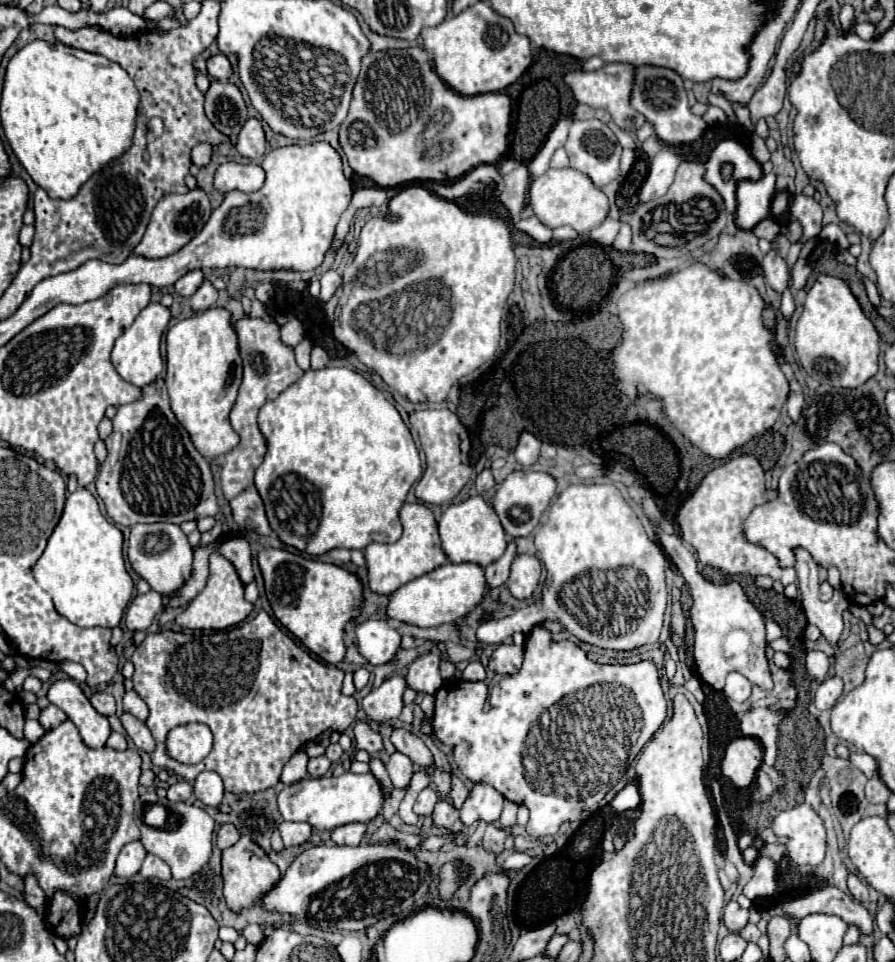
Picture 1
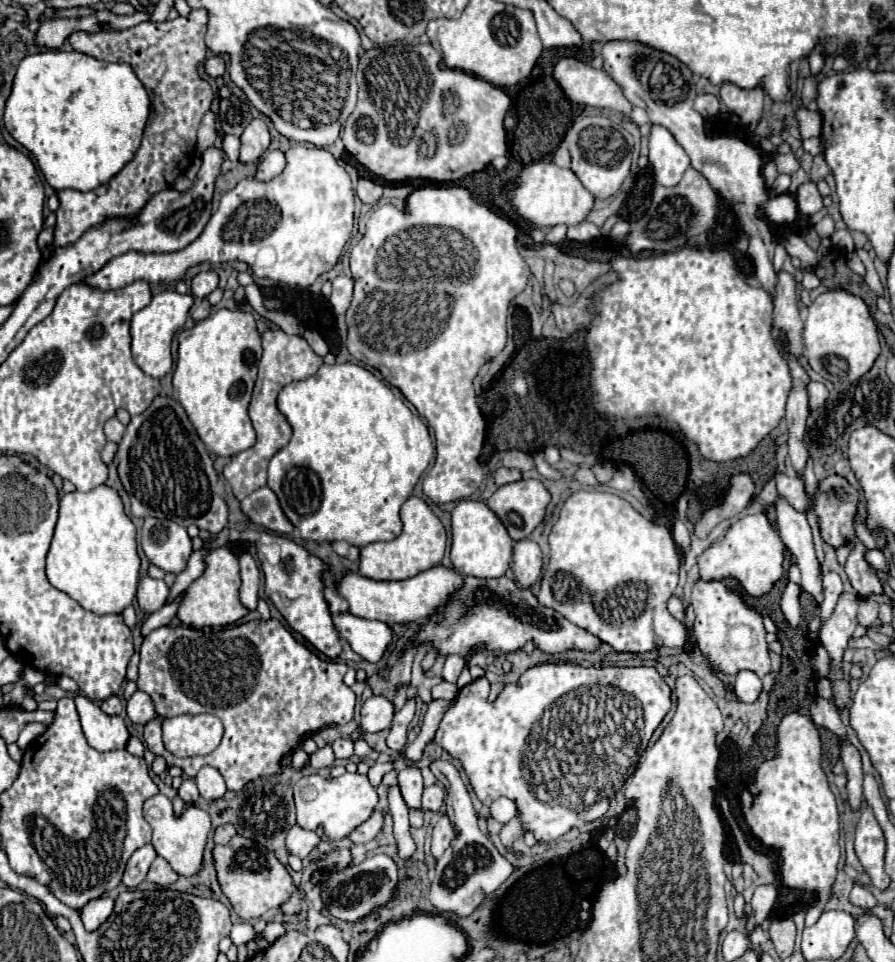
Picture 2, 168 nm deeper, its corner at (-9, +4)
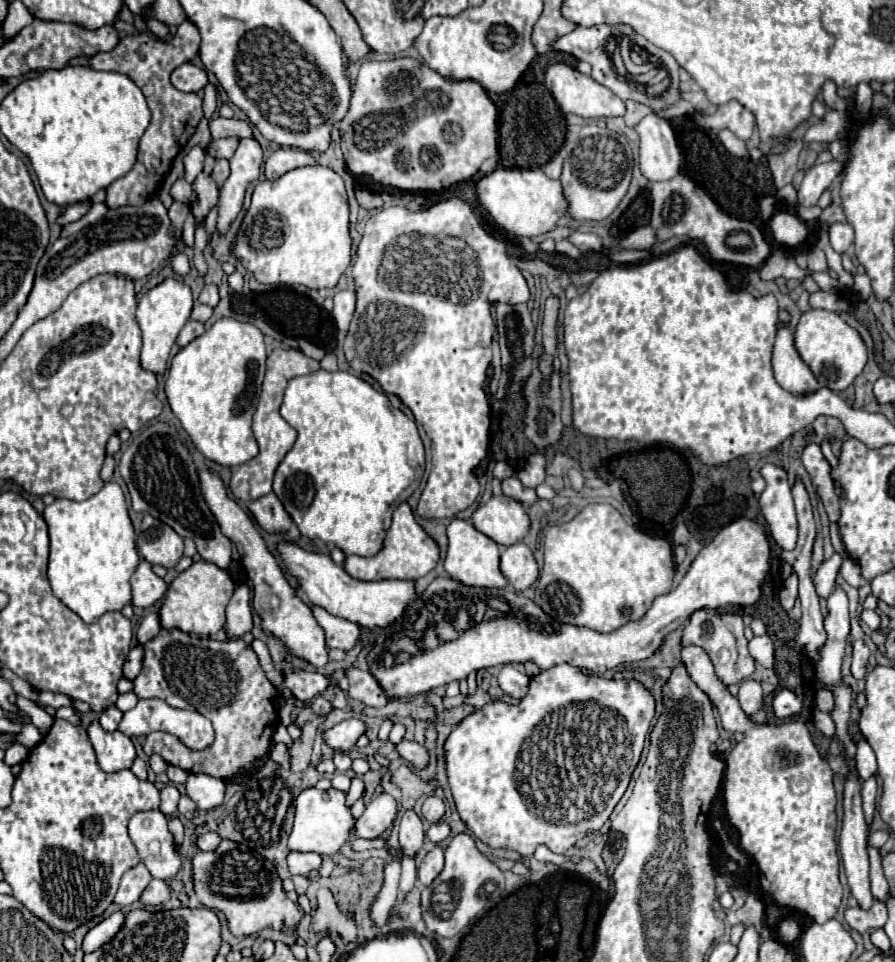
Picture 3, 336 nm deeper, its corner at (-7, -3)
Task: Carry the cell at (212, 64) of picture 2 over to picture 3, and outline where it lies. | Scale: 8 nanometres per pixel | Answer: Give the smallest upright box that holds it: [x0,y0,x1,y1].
[171,63,207,93]

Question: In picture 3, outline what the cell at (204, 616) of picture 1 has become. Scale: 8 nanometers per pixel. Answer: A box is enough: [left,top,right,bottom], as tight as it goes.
[157,561,235,635]

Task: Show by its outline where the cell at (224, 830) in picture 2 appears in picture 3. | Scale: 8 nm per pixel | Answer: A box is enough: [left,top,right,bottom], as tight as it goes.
[197,833,221,851]

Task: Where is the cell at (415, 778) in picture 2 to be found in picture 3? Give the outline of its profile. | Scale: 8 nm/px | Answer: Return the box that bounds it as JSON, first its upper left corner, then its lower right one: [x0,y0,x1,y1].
[399,811,425,857]

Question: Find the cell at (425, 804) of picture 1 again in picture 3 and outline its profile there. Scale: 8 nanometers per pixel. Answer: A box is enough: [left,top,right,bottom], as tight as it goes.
[423,797,445,823]

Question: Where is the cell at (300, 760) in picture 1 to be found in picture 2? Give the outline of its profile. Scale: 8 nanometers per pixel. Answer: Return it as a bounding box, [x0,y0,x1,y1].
[291,748,309,770]

